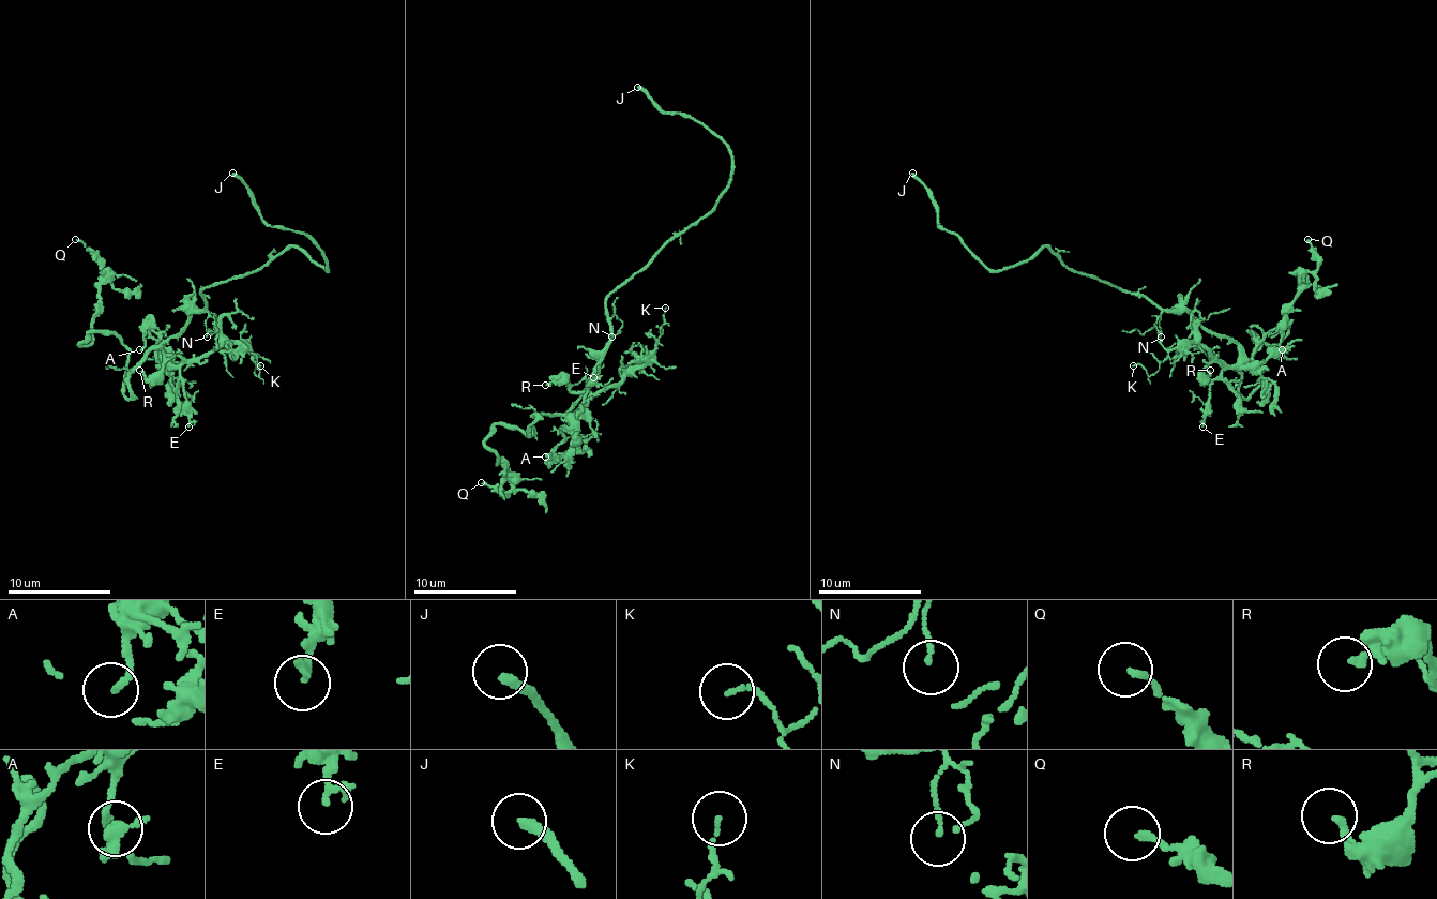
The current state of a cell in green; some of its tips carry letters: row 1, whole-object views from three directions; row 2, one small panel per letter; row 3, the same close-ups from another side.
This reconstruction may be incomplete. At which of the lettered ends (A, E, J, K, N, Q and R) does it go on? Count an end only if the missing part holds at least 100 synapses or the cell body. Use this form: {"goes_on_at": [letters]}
{"goes_on_at": ["J"]}

